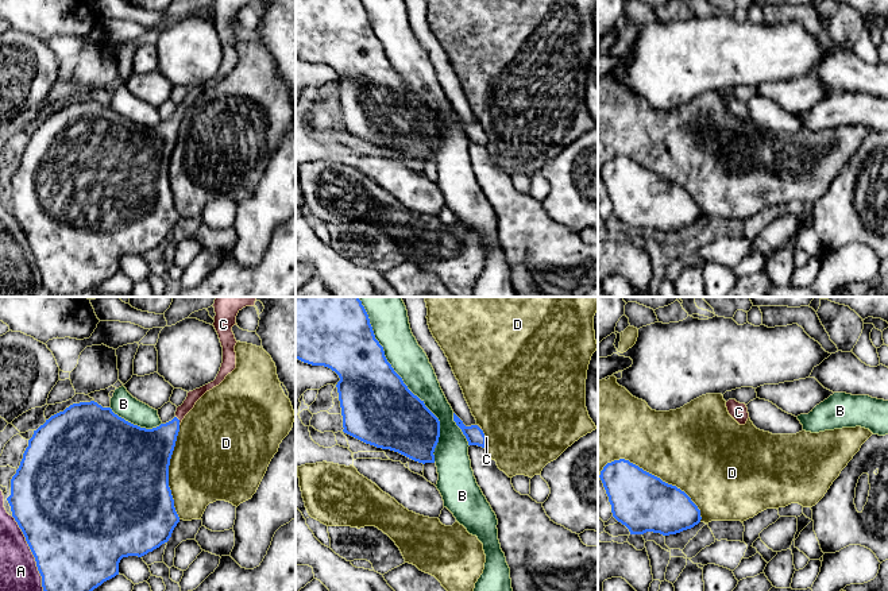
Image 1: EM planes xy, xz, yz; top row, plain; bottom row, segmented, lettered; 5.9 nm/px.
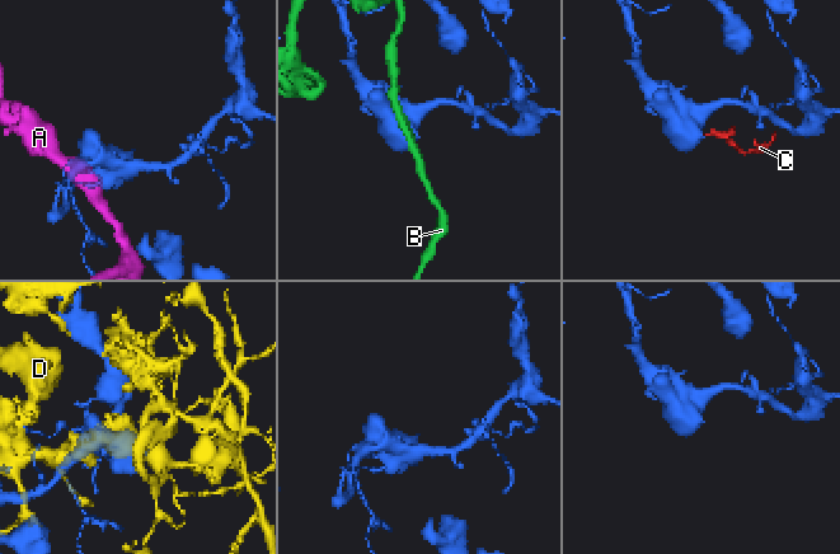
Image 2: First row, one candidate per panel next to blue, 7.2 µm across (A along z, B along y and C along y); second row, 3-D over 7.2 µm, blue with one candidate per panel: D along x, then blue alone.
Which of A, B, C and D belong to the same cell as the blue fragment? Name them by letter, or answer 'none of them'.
C

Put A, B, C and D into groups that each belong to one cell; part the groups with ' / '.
A / B / C / D

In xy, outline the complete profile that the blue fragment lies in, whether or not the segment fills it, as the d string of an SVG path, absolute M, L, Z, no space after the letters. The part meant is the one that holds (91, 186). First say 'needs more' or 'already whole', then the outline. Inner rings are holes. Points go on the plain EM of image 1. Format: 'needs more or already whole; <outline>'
needs more; M215 0L213 24L223 45L223 61L216 77L188 90L177 105L175 115L157 125L146 127L134 123L94 98L73 101L63 109L51 113L34 128L23 151L16 171L11 177L11 193L7 196L12 215L22 227L35 255L47 294L90 291L104 279L119 273L123 255L142 255L167 240L179 215L169 185L169 163L175 144L179 123L196 100L209 88L219 84L236 66L236 36L232 24L238 11L255 0Z

